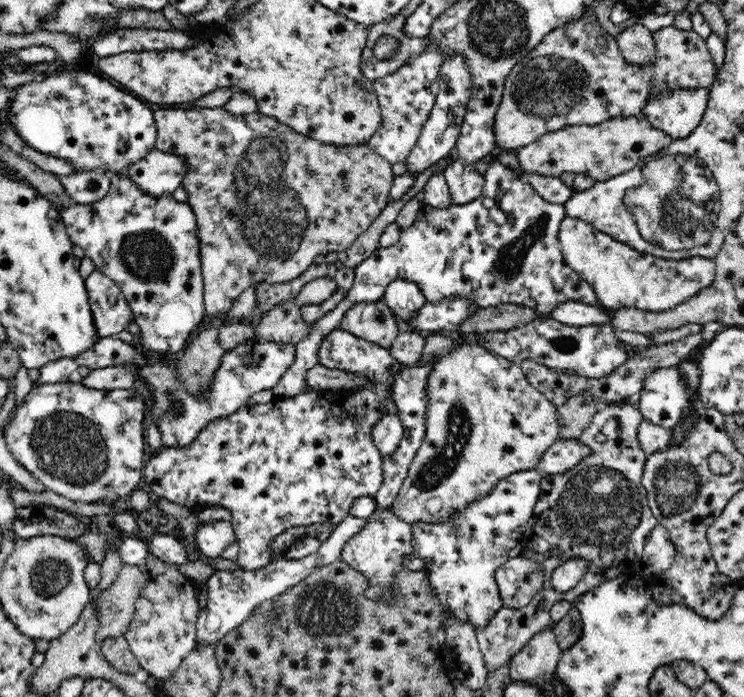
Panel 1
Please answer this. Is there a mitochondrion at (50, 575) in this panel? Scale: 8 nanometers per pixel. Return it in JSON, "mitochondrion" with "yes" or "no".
{"mitochondrion":"yes"}

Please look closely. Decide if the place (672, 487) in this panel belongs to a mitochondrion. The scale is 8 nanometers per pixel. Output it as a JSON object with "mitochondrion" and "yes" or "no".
{"mitochondrion":"yes"}

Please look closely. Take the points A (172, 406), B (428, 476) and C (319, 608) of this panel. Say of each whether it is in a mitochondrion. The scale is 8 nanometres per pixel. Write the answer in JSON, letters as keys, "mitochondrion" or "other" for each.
{"A":"mitochondrion","B":"mitochondrion","C":"mitochondrion"}

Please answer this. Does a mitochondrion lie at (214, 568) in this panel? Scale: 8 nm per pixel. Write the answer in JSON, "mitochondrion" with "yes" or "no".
{"mitochondrion":"no"}

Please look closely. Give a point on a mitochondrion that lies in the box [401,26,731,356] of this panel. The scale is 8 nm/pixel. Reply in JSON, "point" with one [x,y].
{"point":[674,204]}

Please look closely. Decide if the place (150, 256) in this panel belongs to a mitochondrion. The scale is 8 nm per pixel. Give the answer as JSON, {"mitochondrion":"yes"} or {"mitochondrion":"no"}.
{"mitochondrion":"yes"}

